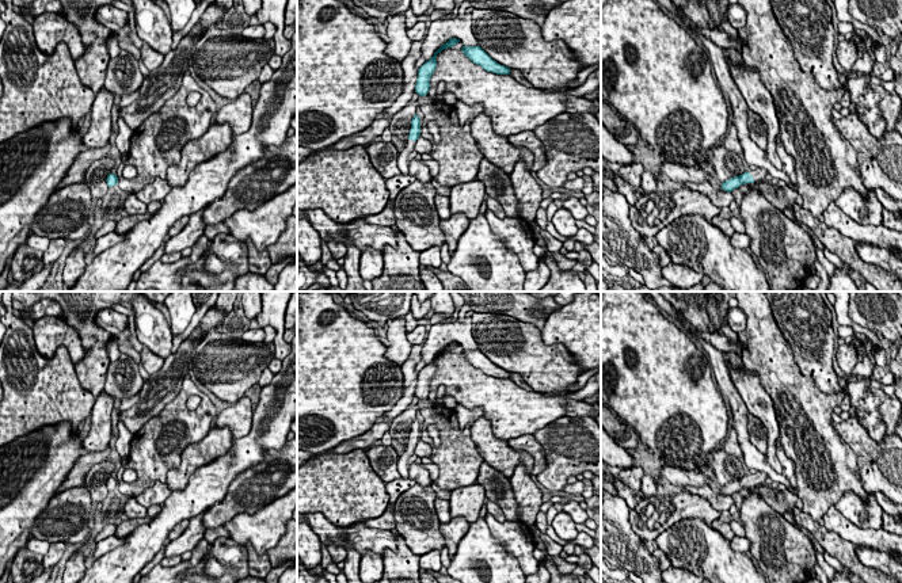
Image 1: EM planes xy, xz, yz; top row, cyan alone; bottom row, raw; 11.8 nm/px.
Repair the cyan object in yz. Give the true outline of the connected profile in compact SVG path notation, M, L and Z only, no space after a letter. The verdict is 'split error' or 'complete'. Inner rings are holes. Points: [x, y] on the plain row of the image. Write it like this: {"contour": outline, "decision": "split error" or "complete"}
{"contour": "M757 470L753 475L745 476L739 480L734 480L722 487L722 494L731 496L734 492L738 492L741 488L754 487L770 481L768 473Z", "decision": "split error"}

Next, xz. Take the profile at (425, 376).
{"contour": "M450 342L446 347L444 347L434 359L426 365L419 373L418 373L418 382L415 388L415 396L419 400L426 400L430 393L430 381L433 380L435 371L437 371L437 358L441 357L444 353L453 351L456 347L458 347L460 343Z", "decision": "complete"}

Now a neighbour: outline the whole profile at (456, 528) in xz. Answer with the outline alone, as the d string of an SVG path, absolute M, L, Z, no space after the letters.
M464 517L452 518L448 523L439 523L439 531L445 538L445 545L452 560L457 552L460 540L467 534L469 522Z

